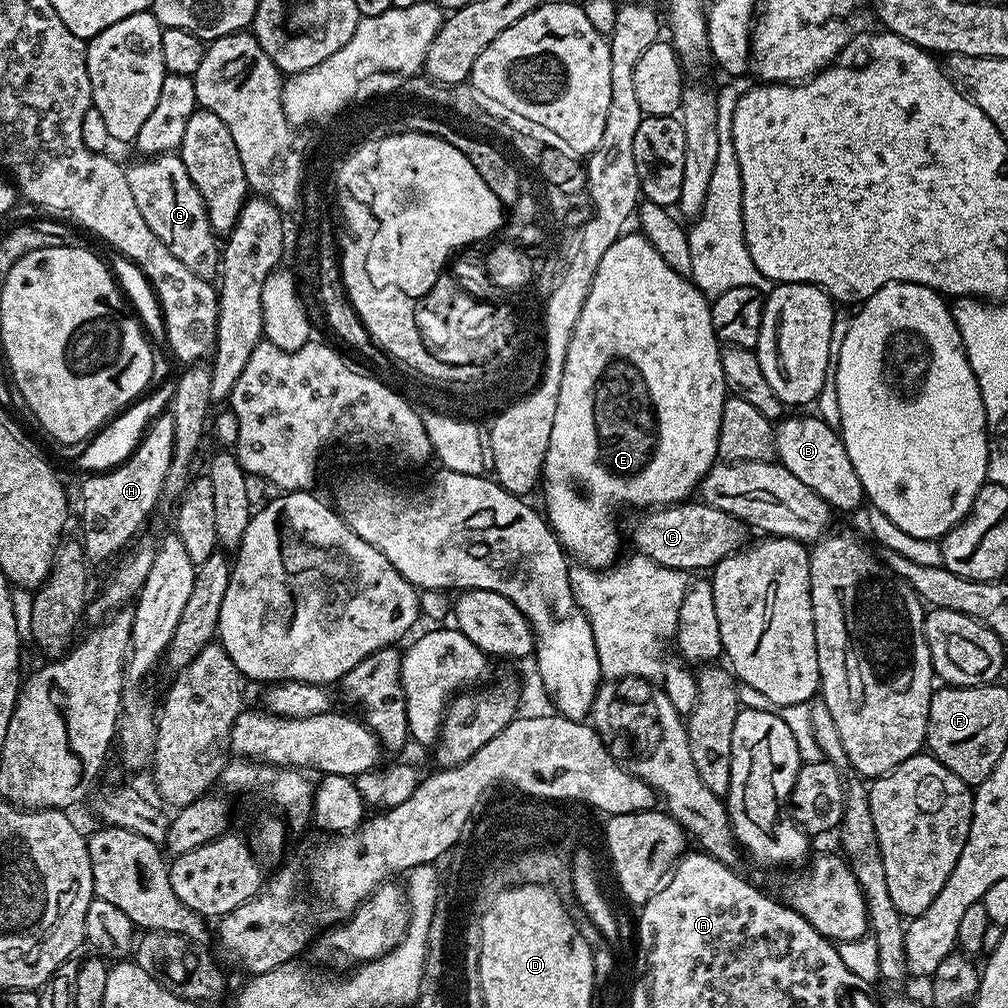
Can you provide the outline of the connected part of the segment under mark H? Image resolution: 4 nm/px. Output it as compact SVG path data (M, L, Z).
M161 414L148 425L143 436L140 437L139 444L136 445L135 452L124 461L123 464L119 464L117 468L109 468L106 472L97 472L87 477L88 481L80 488L80 504L84 507L84 536L82 535L82 543L84 545L84 554L89 561L95 562L95 560L108 560L115 552L123 553L125 551L124 544L128 543L132 535L143 526L148 520L148 515L156 508L156 503L161 503L164 494L164 483L166 482L166 474L170 470L170 462L174 458L174 418L171 414Z

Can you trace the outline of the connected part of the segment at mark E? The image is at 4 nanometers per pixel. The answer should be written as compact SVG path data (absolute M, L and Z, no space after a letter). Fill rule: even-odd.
M622 234L609 248L603 249L600 263L596 265L596 276L588 290L588 298L572 331L570 350L566 354L566 366L562 374L562 390L558 394L558 414L554 414L554 426L550 430L550 446L546 450L542 473L543 488L545 487L544 508L548 511L548 520L552 523L557 538L564 543L565 550L570 555L577 556L588 570L603 570L617 563L620 532L616 529L611 514L608 513L611 504L677 505L687 501L697 491L700 481L718 460L716 447L720 437L720 418L726 399L726 385L720 361L722 345L717 340L712 325L712 306L709 297L705 296L687 275L680 275L673 270L647 237L641 234L628 235ZM572 484L584 484L588 493L583 496L582 493L575 492Z

